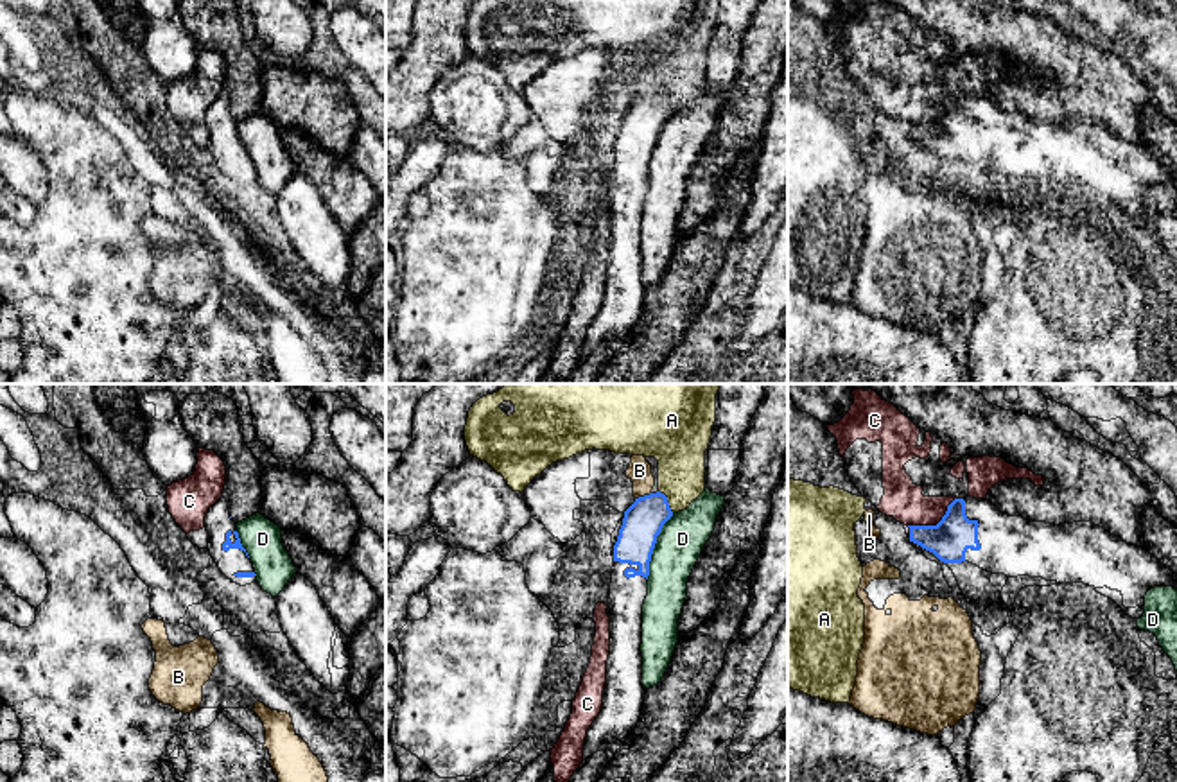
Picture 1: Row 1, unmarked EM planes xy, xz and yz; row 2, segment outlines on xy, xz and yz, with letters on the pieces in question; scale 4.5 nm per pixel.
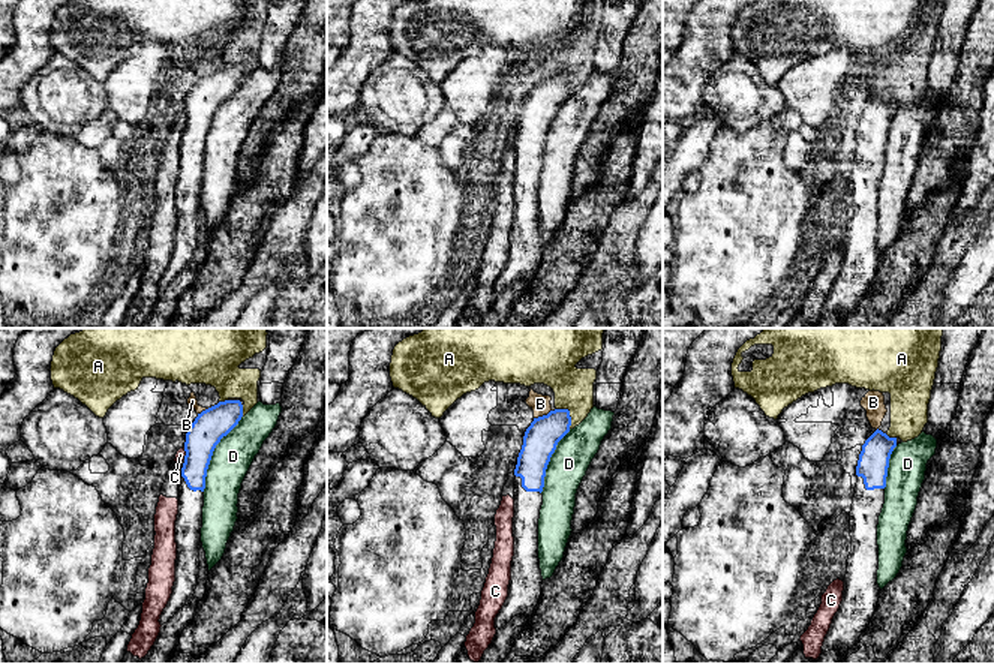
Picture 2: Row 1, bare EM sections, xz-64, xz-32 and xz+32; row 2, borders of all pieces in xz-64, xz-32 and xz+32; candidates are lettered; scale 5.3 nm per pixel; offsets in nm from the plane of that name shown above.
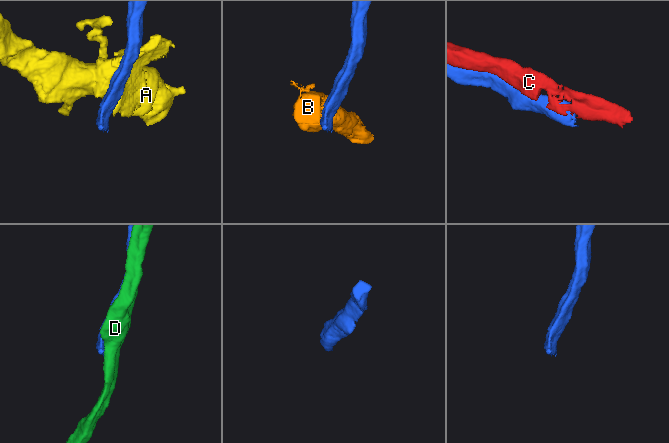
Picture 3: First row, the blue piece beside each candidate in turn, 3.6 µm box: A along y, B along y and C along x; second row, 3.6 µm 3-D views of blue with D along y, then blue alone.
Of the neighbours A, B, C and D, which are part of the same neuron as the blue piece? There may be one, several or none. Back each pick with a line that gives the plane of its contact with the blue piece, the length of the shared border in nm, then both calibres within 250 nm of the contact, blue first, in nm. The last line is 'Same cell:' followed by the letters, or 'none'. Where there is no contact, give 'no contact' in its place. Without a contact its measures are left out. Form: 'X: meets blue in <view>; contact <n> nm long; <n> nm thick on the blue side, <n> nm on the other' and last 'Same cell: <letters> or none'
Same cell: none

